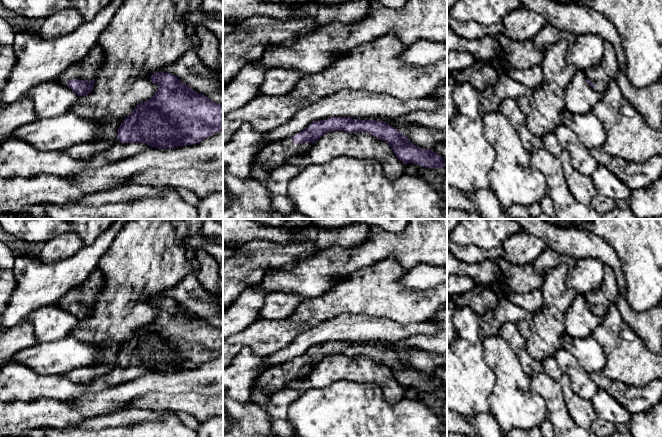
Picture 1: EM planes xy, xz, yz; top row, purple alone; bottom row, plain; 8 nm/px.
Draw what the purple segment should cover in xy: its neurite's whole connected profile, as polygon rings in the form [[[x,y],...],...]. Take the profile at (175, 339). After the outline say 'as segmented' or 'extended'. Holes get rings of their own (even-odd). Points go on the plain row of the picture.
[[[155,296],[150,303],[158,309],[156,317],[146,325],[139,327],[123,344],[118,352],[118,365],[122,367],[140,366],[158,373],[167,373],[197,368],[223,354],[223,328],[217,328],[206,320],[193,315],[171,297]]] | as segmented

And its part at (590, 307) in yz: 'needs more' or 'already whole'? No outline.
needs more

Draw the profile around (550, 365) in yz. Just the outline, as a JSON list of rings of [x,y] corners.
[[[549,357],[542,361],[544,372],[552,379],[560,382],[563,372],[559,368],[559,365],[554,357]]]

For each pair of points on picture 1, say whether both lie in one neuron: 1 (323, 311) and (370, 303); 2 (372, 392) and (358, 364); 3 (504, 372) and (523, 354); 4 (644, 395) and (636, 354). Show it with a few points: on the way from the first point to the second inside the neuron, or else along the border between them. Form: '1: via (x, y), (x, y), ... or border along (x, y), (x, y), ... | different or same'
1: via (335, 303), (358, 303) | same
2: border along (344, 380), (374, 382), (380, 388), (384, 399) | different
3: border along (505, 339), (517, 357), (522, 369), (530, 377) | different
4: border along (651, 380), (642, 386), (628, 386), (619, 382) | different

